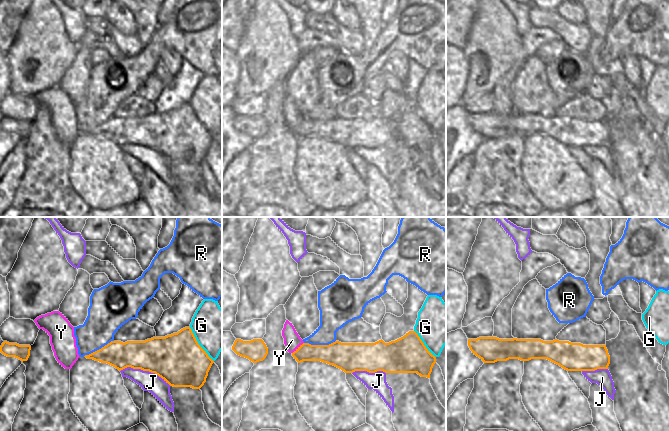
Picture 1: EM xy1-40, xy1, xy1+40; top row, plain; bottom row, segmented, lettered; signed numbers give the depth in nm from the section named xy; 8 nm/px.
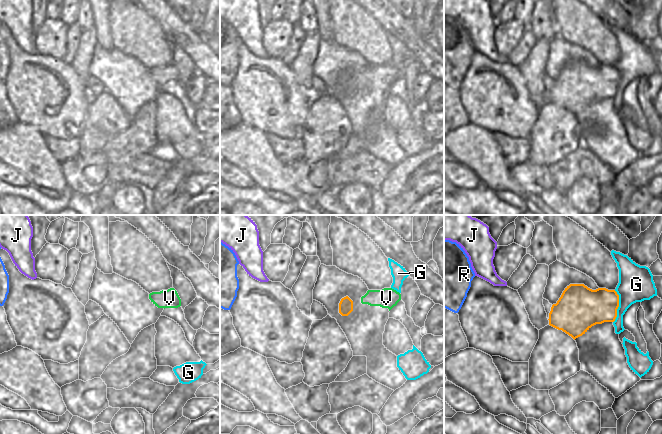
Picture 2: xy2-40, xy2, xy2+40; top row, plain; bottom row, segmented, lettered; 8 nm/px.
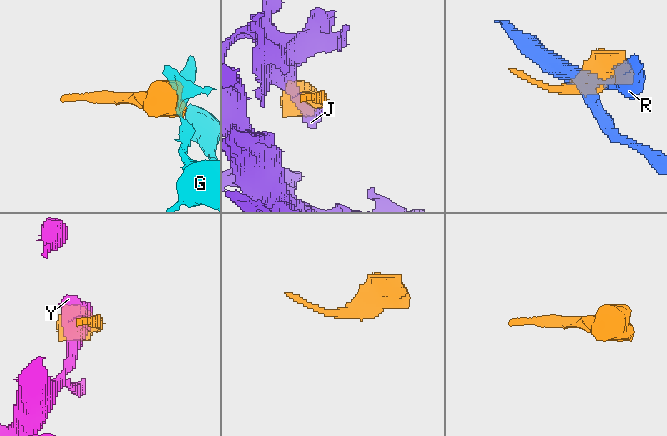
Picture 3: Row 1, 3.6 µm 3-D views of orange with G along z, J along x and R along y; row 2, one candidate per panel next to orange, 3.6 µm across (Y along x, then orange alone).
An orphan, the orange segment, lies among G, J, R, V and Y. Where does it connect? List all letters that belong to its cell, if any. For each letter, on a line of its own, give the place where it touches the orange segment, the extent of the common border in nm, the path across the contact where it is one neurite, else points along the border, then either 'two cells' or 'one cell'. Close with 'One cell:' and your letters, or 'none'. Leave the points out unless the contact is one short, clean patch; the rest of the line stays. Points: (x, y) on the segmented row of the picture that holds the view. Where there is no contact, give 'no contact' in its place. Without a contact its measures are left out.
G: meets orange in xy1-40 at (198, 344); contact 340 nm long; two cells
J: meets orange in xy1-40 at (145, 370); contact 420 nm long; two cells
R: meets orange in xy1 at (319, 345); contact 260 nm long; border along xy1 (335, 340), (328, 344), (304, 343); two cells
V: no contact; one cell
Y: meets orange in xy1 at (298, 348); contact 130 nm long; border along xy1 (303, 342), (292, 353); two cells
One cell: V

